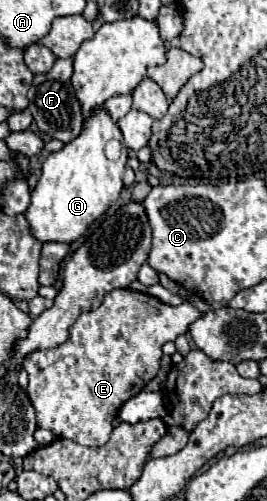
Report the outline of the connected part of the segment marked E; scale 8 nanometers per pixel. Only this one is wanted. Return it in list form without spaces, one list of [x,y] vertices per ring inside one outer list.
[[[128,288],[112,290],[104,296],[96,310],[80,314],[80,318],[70,326],[68,340],[60,346],[48,350],[34,350],[22,362],[28,372],[28,396],[36,408],[36,418],[40,428],[52,430],[56,436],[70,438],[84,446],[100,446],[108,440],[112,432],[112,420],[118,408],[132,396],[136,396],[160,370],[162,344],[176,340],[178,334],[186,334],[188,326],[200,318],[200,310],[190,302],[180,306],[168,306],[146,292],[136,292]]]

